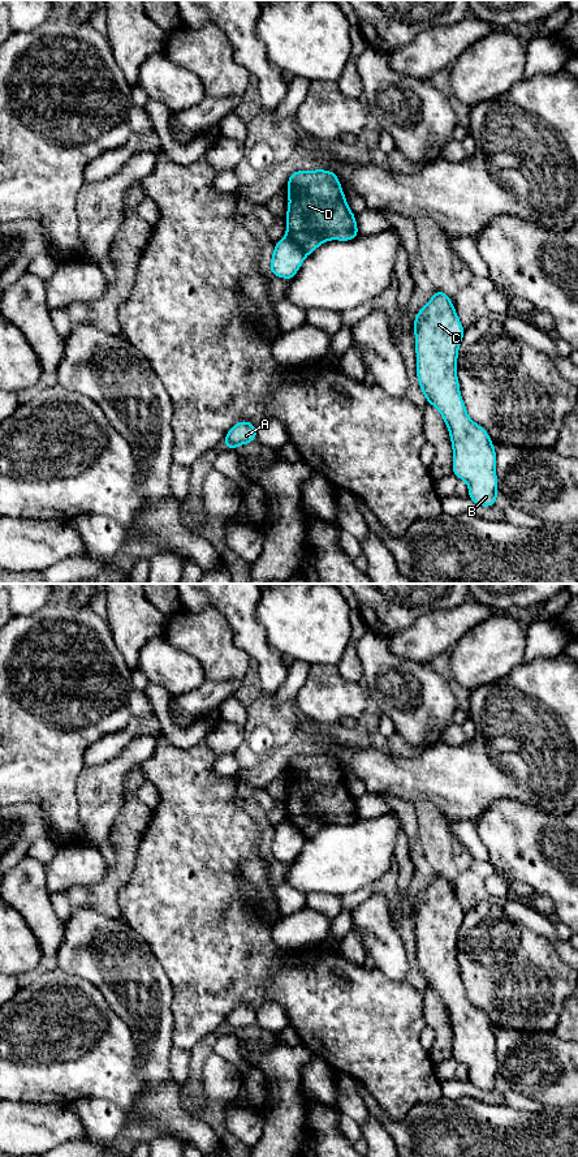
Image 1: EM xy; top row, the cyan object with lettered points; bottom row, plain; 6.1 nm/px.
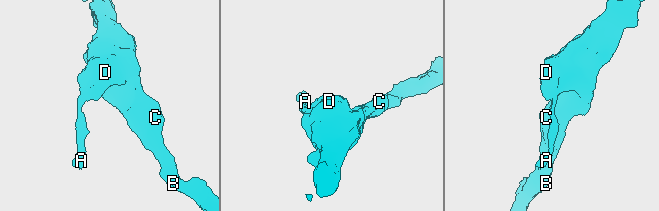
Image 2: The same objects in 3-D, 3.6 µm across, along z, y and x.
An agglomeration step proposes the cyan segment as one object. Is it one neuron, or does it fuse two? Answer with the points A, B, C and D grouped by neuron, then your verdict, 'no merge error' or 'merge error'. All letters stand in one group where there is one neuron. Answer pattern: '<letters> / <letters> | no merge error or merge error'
A B C D | no merge error

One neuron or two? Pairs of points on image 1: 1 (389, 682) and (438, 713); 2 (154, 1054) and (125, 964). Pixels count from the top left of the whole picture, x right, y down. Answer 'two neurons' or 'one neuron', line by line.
1: one neuron
2: one neuron

